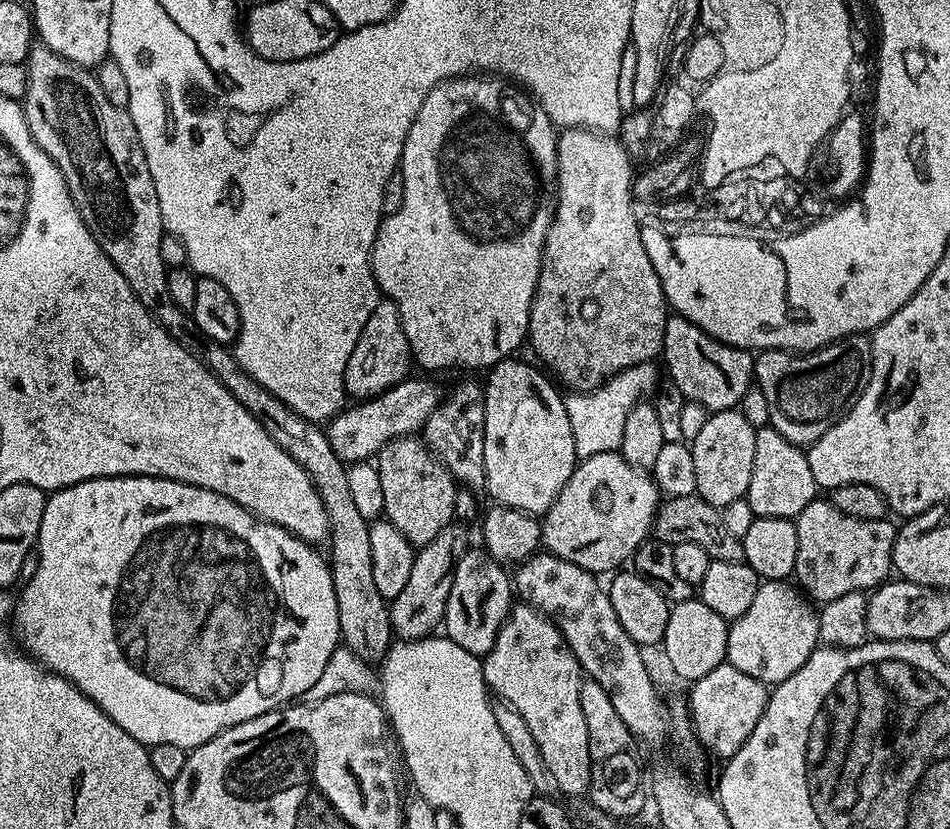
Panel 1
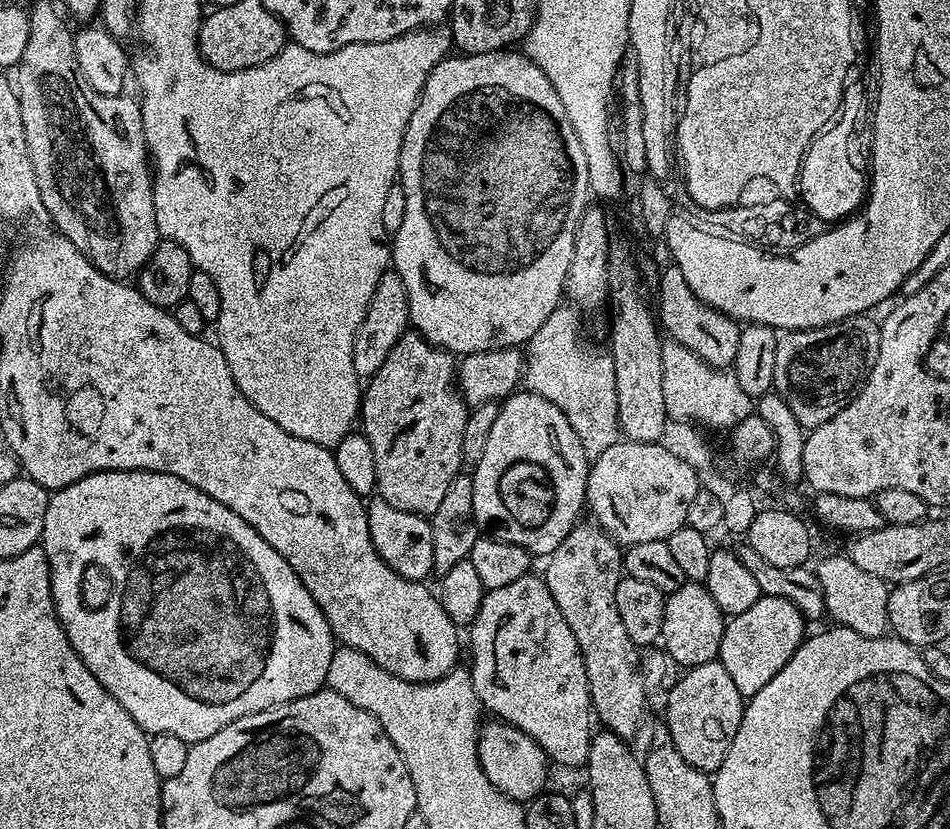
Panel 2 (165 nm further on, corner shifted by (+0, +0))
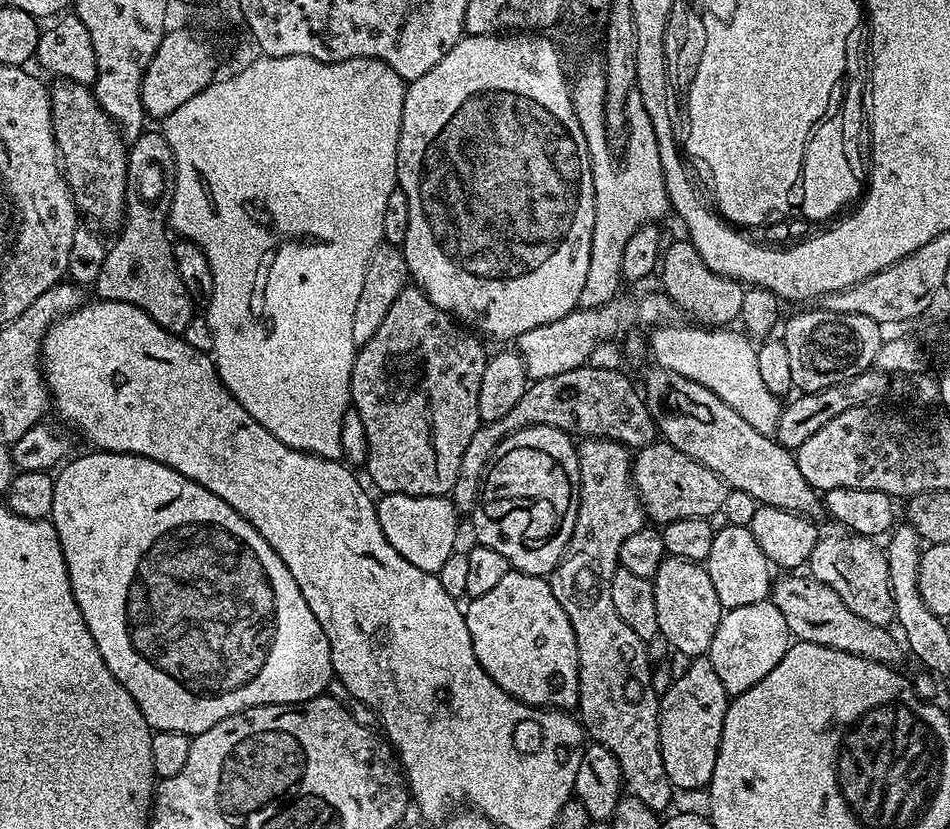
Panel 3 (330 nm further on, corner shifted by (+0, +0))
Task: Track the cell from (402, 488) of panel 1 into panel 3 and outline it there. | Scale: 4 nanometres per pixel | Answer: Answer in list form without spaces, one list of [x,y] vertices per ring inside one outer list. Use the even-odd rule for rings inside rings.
[[[409,286],[394,298],[390,310],[386,310],[386,318],[382,318],[378,330],[374,330],[374,338],[370,342],[359,345],[356,361],[352,367],[351,407],[362,418],[362,426],[366,426],[366,442],[368,443],[368,476],[381,489],[381,493],[410,494],[411,496],[448,496],[454,482],[458,482],[458,466],[462,466],[462,454],[466,454],[466,446],[470,438],[480,429],[482,423],[478,414],[478,390],[482,390],[482,370],[486,370],[489,353],[484,352],[485,341],[473,334],[465,325],[457,322],[449,313],[438,310],[430,298],[420,288]]]

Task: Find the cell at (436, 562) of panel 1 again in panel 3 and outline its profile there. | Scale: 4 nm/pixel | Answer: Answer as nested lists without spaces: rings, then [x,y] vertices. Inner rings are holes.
[[[585,366],[566,370],[566,374],[554,374],[554,378],[533,380],[522,398],[518,398],[518,403],[504,417],[498,418],[498,422],[481,423],[474,438],[470,438],[466,454],[462,454],[462,466],[458,466],[458,482],[454,482],[450,493],[457,513],[471,514],[476,509],[484,467],[488,465],[492,451],[512,432],[535,424],[554,426],[576,438],[613,440],[629,450],[645,448],[658,440],[656,423],[641,389],[637,385],[635,388],[631,378],[620,368]]]

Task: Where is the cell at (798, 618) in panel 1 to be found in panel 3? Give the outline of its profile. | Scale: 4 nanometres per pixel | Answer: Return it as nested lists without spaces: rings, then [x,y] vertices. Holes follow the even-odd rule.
[[[770,600],[749,606],[727,609],[720,618],[718,630],[708,657],[728,694],[740,696],[770,674],[788,652],[792,637],[782,613]]]

